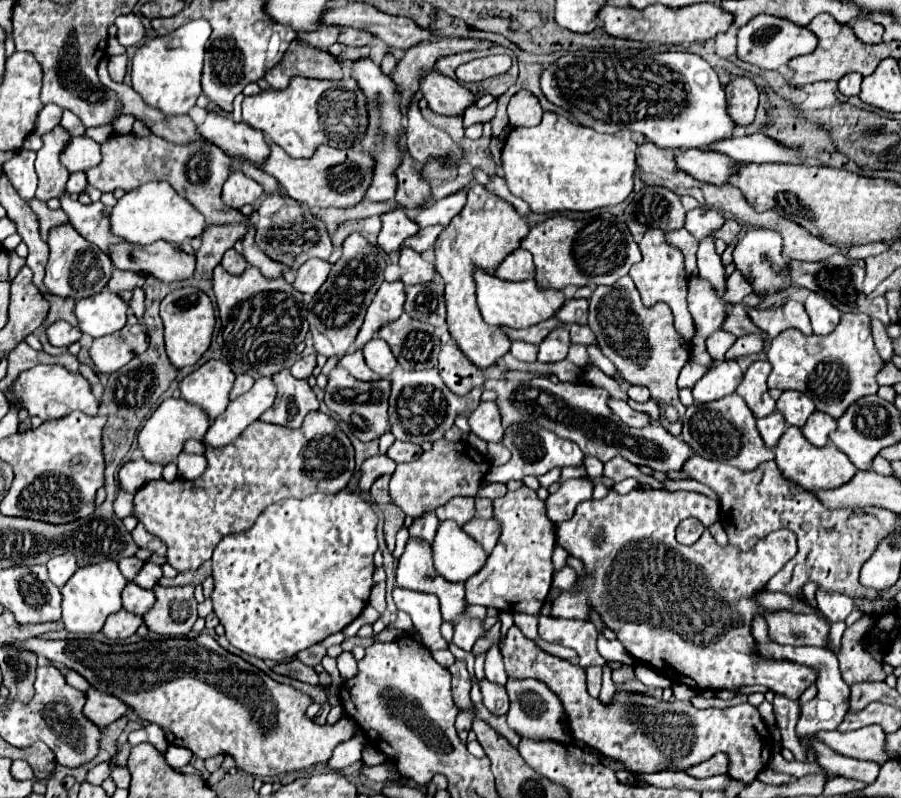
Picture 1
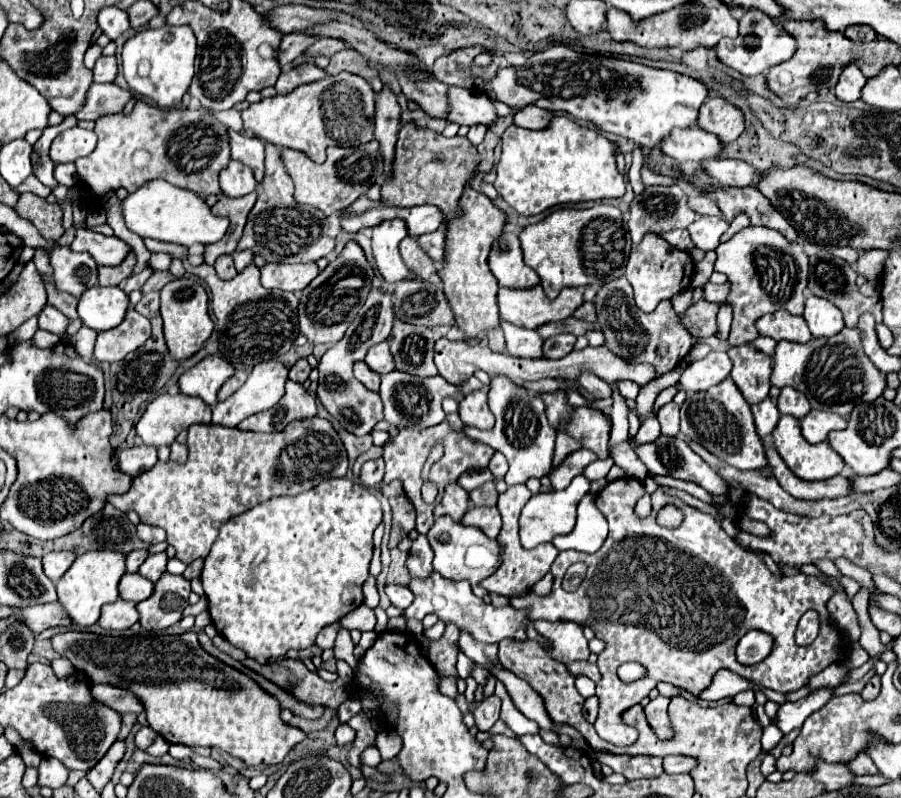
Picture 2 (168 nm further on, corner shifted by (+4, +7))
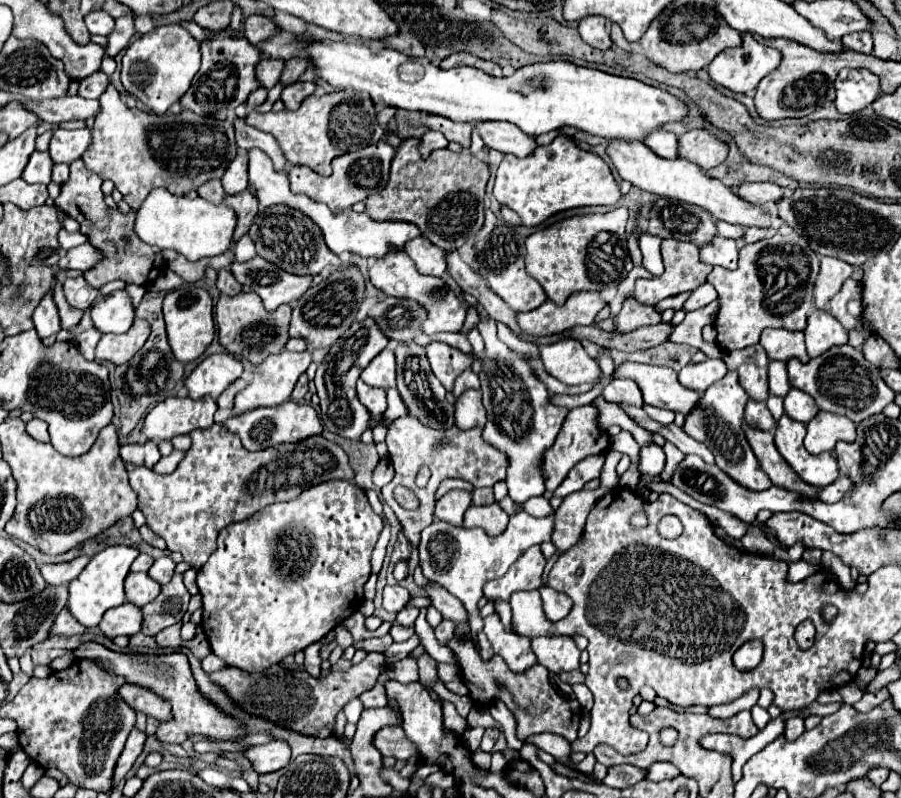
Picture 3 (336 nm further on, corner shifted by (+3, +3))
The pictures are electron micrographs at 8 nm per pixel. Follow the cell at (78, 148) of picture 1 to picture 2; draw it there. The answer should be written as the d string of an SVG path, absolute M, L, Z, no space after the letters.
M72 127L66 129L64 133L60 133L52 145L50 145L50 159L54 163L68 163L66 159L78 159L78 157L86 157L94 151L96 147L96 133L94 131L86 131L80 127Z

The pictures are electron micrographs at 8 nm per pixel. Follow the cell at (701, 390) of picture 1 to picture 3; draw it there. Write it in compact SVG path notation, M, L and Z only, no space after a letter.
M707 359L697 365L685 365L679 371L679 383L697 393L705 393L705 389L723 379L725 373L727 365L721 359Z

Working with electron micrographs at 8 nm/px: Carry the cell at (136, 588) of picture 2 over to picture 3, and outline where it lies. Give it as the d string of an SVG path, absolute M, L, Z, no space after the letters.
M129 573L125 579L125 597L129 603L143 607L159 595L161 585L153 581L147 573Z

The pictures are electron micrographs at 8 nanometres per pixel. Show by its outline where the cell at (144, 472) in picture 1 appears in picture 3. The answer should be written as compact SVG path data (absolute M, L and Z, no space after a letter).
M147 441L143 445L123 445L121 447L121 459L129 465L137 465L137 467L149 467L153 469L155 463L161 459L161 453L157 449L157 443Z

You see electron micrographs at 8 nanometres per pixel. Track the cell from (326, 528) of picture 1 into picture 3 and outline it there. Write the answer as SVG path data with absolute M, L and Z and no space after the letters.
M351 481L319 483L293 501L273 503L249 519L221 529L217 549L197 571L197 587L203 597L201 625L211 651L227 665L255 673L323 639L361 607L363 585L371 575L369 559L381 529L383 521L371 509L365 489Z

